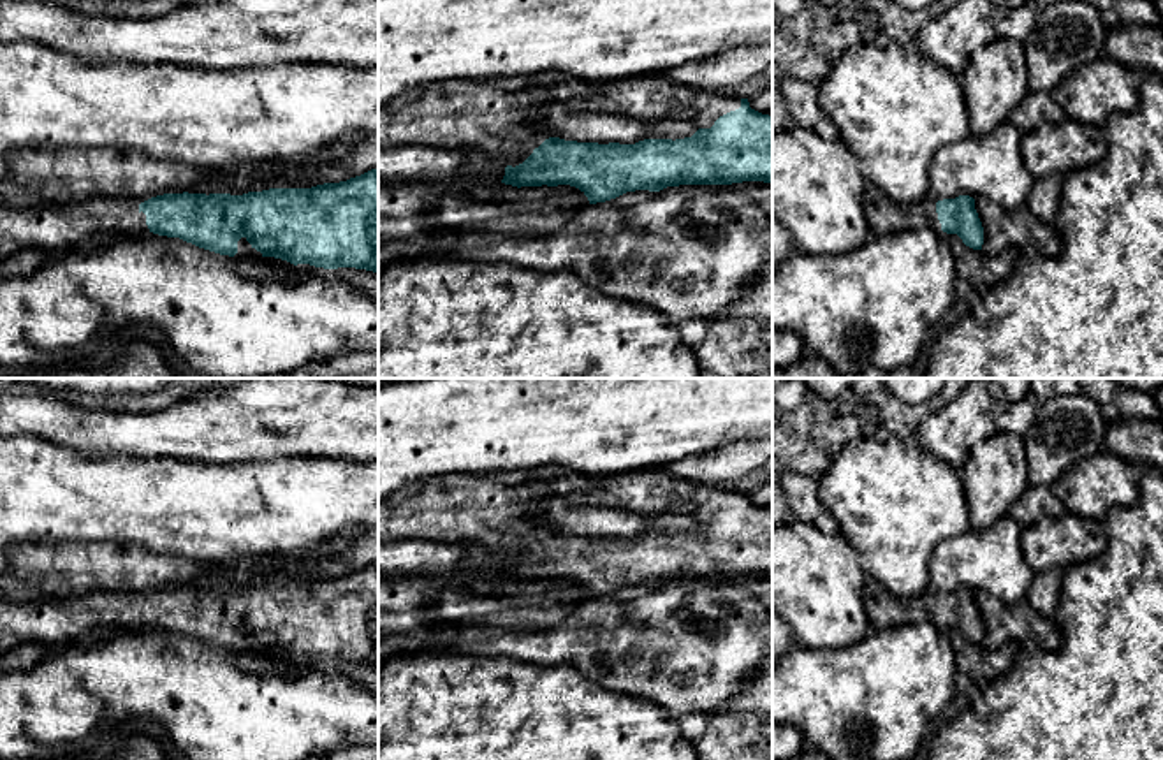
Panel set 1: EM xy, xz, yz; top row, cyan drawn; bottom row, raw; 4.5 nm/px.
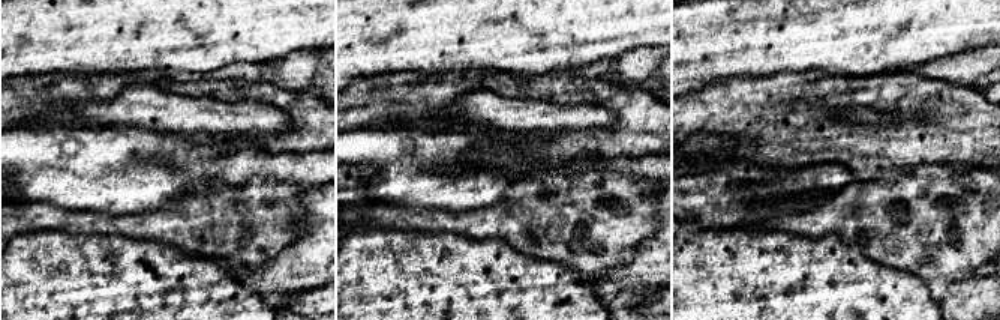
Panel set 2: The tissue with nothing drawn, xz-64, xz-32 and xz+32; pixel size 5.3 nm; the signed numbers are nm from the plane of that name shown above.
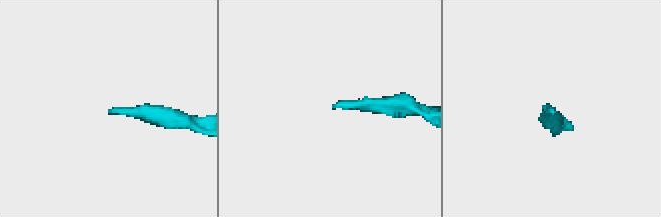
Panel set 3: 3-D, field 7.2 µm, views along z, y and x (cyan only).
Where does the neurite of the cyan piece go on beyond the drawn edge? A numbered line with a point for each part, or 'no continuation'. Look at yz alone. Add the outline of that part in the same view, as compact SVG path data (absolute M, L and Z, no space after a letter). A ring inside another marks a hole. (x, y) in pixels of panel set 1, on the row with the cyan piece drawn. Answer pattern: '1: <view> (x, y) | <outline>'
1: yz (882, 215) | M871 181L864 183L866 223L874 236L913 230L934 223L936 202L929 197L920 202L897 204Z

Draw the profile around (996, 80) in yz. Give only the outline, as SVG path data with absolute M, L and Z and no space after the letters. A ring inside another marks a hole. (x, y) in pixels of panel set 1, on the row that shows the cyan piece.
M998 37L978 49L961 77L969 132L987 135L1010 121L1031 90L1024 42Z

